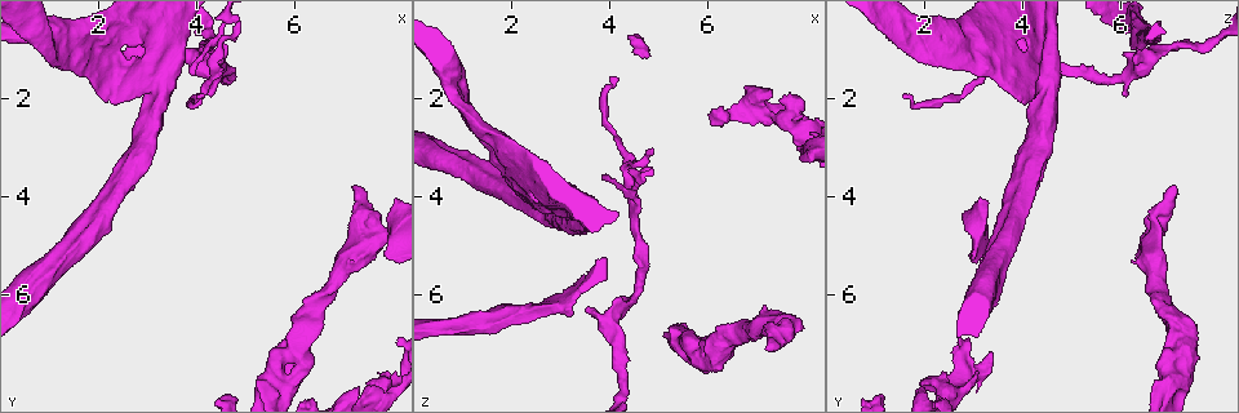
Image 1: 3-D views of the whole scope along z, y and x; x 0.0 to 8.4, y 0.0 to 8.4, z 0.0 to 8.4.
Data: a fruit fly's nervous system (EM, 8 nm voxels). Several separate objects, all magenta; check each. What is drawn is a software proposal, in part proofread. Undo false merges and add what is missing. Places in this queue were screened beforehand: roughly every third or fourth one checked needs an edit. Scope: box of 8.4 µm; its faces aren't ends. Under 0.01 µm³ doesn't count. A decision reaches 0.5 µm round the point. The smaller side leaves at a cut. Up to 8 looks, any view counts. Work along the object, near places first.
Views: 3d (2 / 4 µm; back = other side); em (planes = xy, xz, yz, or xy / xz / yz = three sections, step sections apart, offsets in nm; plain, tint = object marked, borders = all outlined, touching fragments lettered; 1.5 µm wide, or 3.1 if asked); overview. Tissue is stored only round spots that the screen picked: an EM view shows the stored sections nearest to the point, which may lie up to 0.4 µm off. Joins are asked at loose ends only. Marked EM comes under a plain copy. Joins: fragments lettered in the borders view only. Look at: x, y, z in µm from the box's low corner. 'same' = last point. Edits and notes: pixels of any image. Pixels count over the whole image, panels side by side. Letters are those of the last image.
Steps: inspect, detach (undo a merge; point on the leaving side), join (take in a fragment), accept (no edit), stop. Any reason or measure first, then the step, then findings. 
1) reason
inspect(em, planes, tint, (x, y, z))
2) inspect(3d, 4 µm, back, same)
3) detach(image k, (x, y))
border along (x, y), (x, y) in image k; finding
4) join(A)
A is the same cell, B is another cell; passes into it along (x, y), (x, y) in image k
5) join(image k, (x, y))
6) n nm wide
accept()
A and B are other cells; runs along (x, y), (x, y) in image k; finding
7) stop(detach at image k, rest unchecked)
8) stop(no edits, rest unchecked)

sharp bend
inspect(em, planes, tint, (7.75, 7.85, 2.30))

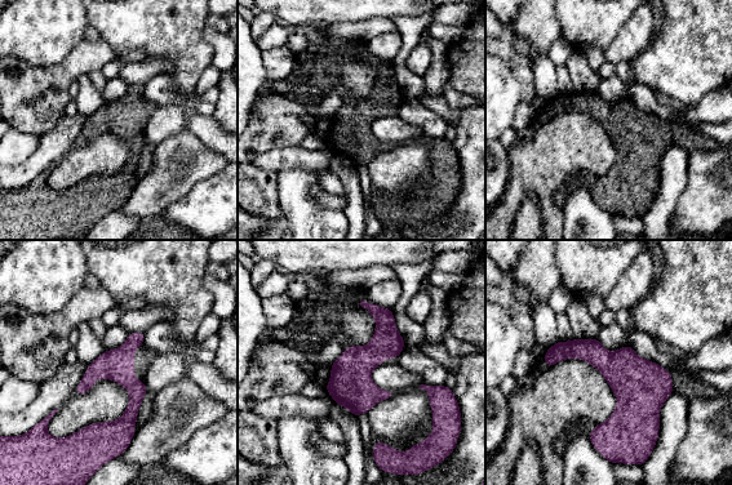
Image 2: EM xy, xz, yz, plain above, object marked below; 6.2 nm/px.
inspect(em, planes, borders, same)

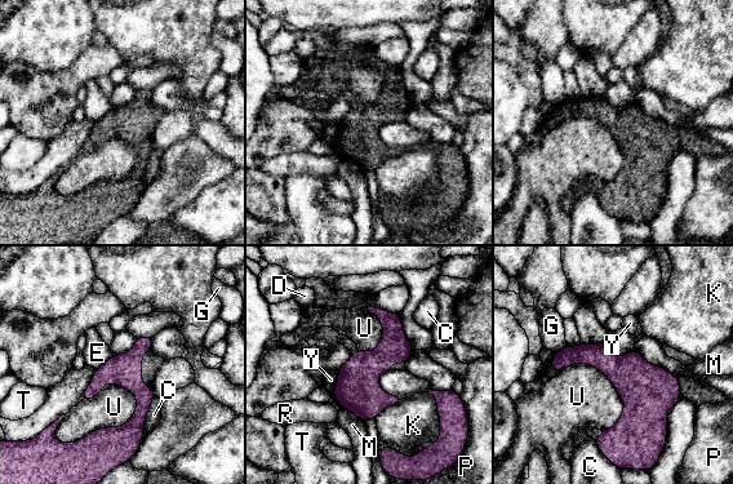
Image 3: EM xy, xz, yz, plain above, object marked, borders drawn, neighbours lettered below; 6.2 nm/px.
accept()
C, D, E, G, K, M, P, R, T, U and Y are other cells; border along (552, 369), (594, 365), (620, 420) in image 3; continuous, no second cell

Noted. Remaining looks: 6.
inspect(em, yz, step 4, tint, (3.95, 1.55, 3.55))

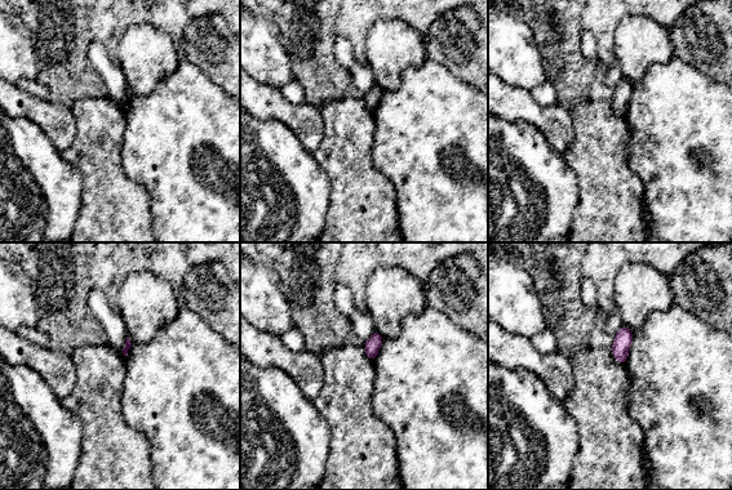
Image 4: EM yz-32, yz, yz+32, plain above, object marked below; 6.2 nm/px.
inspect(em, planes, borders, same)

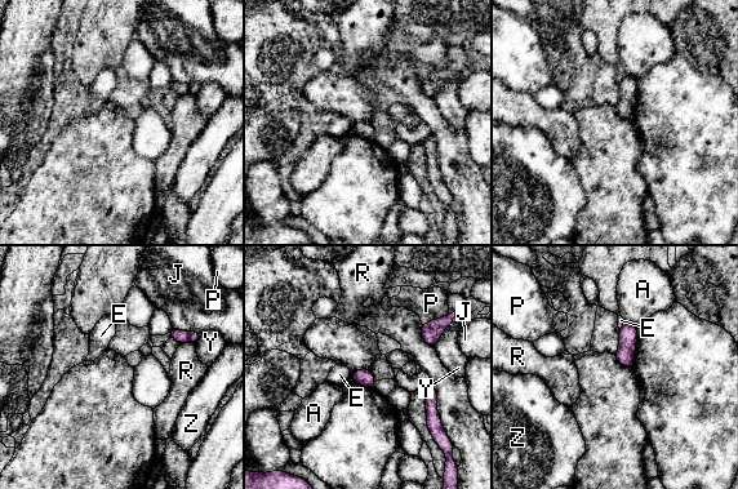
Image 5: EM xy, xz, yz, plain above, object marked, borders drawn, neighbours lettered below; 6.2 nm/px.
accept()
A, E, J, P, R, Y and Z are other cells; border along (352, 372), (350, 378) in image 5; no lettered fragment goes on from it

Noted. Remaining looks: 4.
thin end
inspect(em, planes, borders, (4.00, 1.95, 1.55))

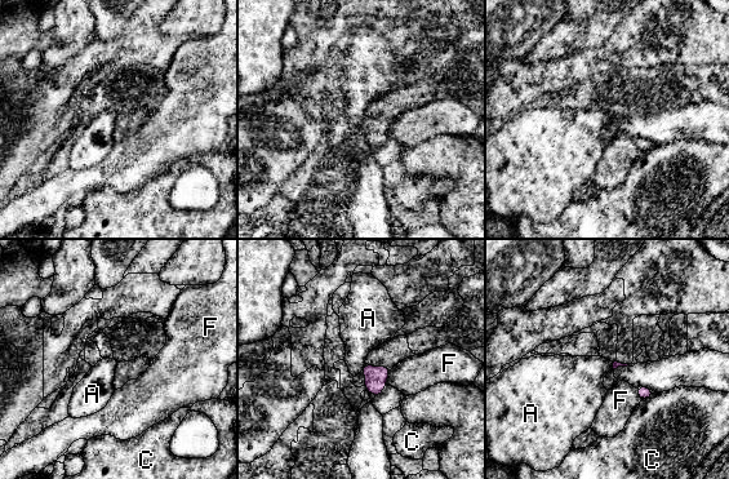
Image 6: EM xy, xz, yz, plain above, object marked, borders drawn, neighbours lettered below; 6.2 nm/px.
A touches over 110 nm
accept()
A, C and F are other cells; border along (638, 387), (647, 386), (653, 393) in image 6; none of them fits

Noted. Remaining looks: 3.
stop(no edits, rest unchecked)

